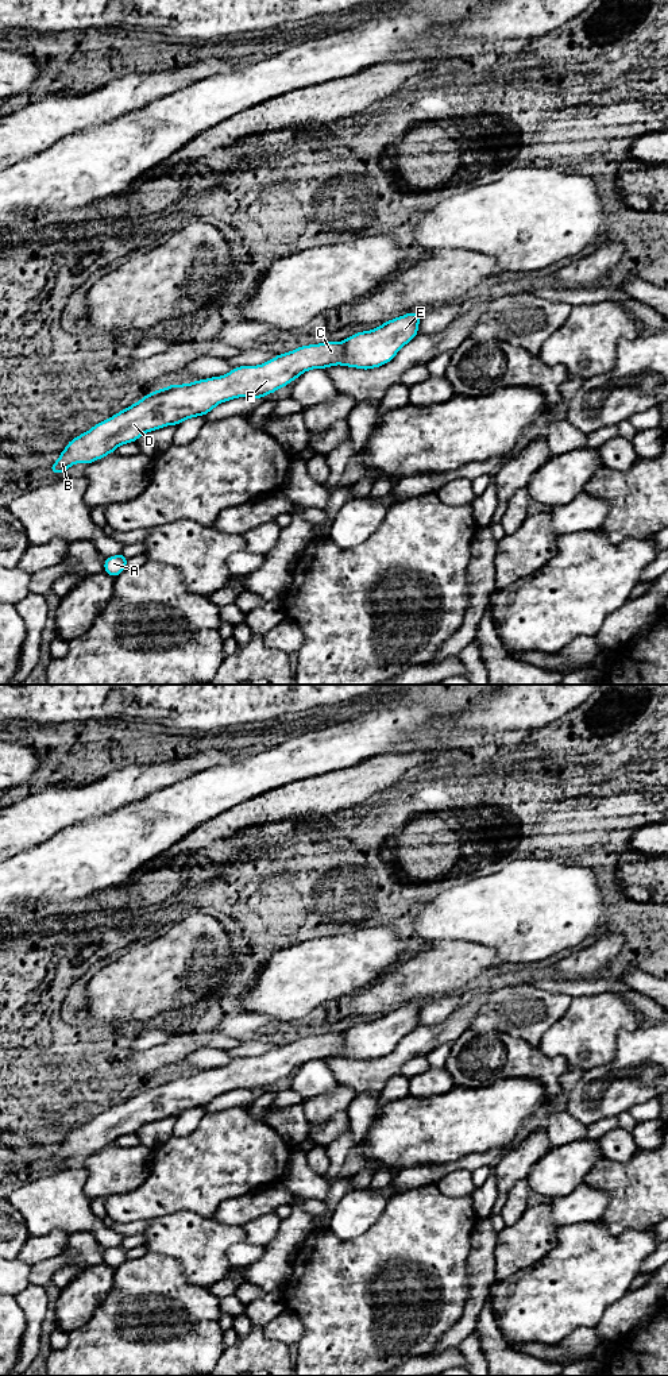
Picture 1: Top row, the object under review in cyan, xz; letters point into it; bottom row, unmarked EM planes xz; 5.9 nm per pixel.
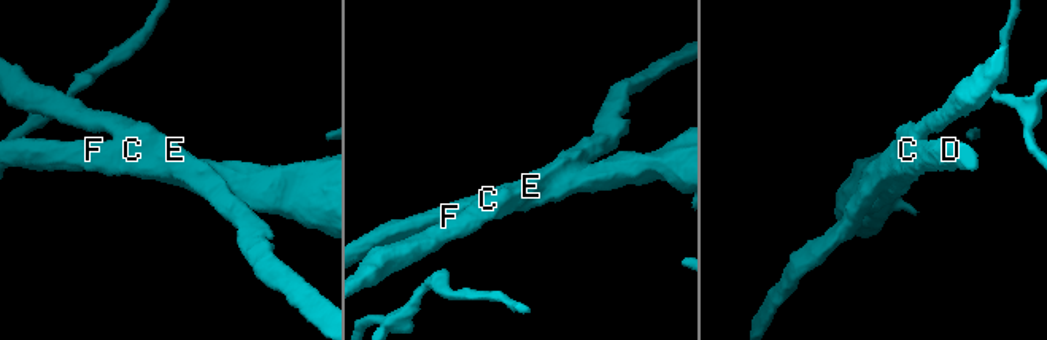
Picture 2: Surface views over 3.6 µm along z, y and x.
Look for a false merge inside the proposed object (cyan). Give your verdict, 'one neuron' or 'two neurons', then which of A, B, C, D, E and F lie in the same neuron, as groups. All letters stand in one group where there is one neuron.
one neuron; A B C D E F

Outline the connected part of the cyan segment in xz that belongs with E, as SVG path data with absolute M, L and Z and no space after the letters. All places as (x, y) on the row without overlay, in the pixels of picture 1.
M410 1003L343 1033L300 1037L258 1057L239 1057L220 1068L158 1080L72 1130L49 1160L63 1165L80 1153L93 1155L147 1123L205 1107L221 1094L239 1088L263 1090L313 1060L383 1057L417 1028L421 1009Z

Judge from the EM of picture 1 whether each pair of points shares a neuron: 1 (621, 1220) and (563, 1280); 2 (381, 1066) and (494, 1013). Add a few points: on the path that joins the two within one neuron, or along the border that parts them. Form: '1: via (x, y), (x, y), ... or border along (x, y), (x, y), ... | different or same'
1: border along (598, 1221), (613, 1233), (632, 1229), (641, 1230) | different
2: border along (487, 994), (486, 1002), (468, 1028) | different

